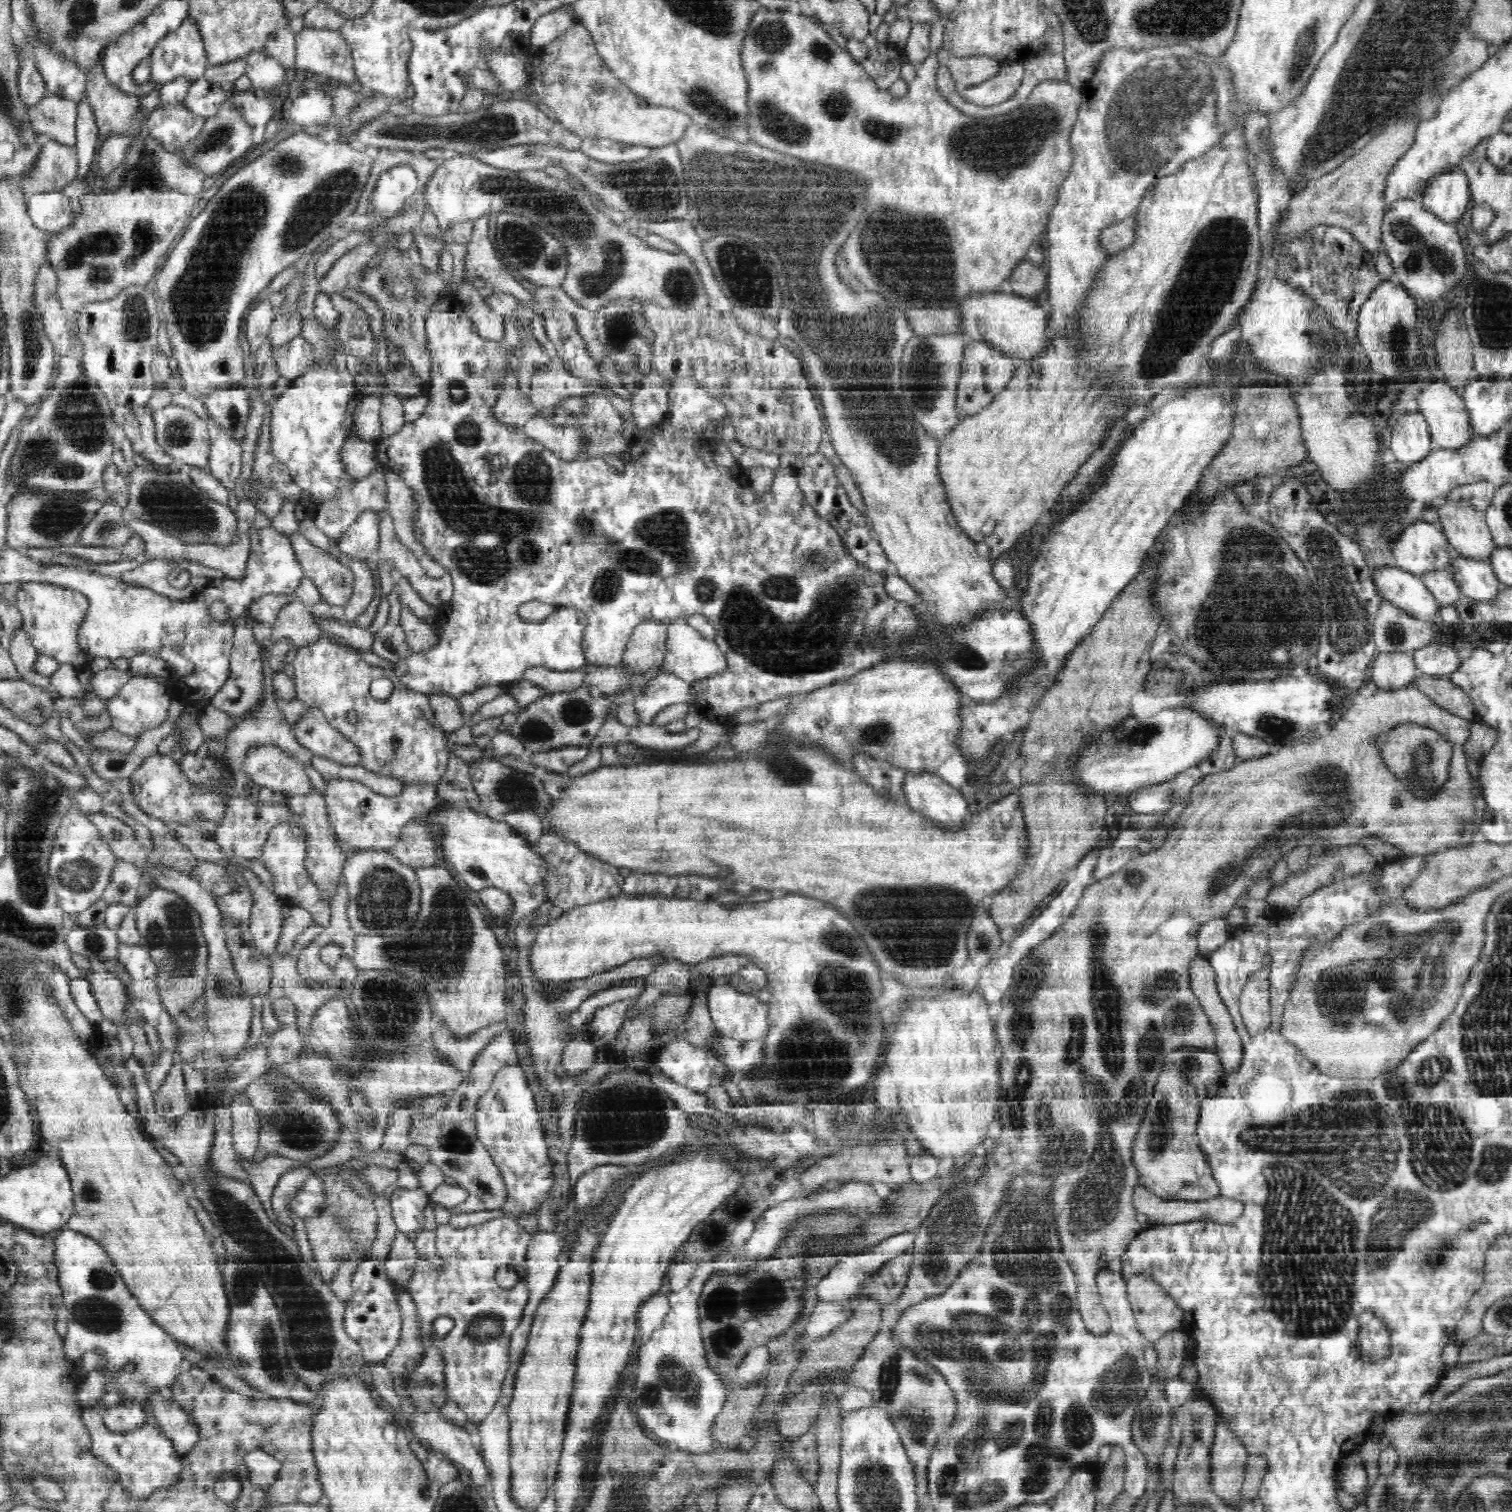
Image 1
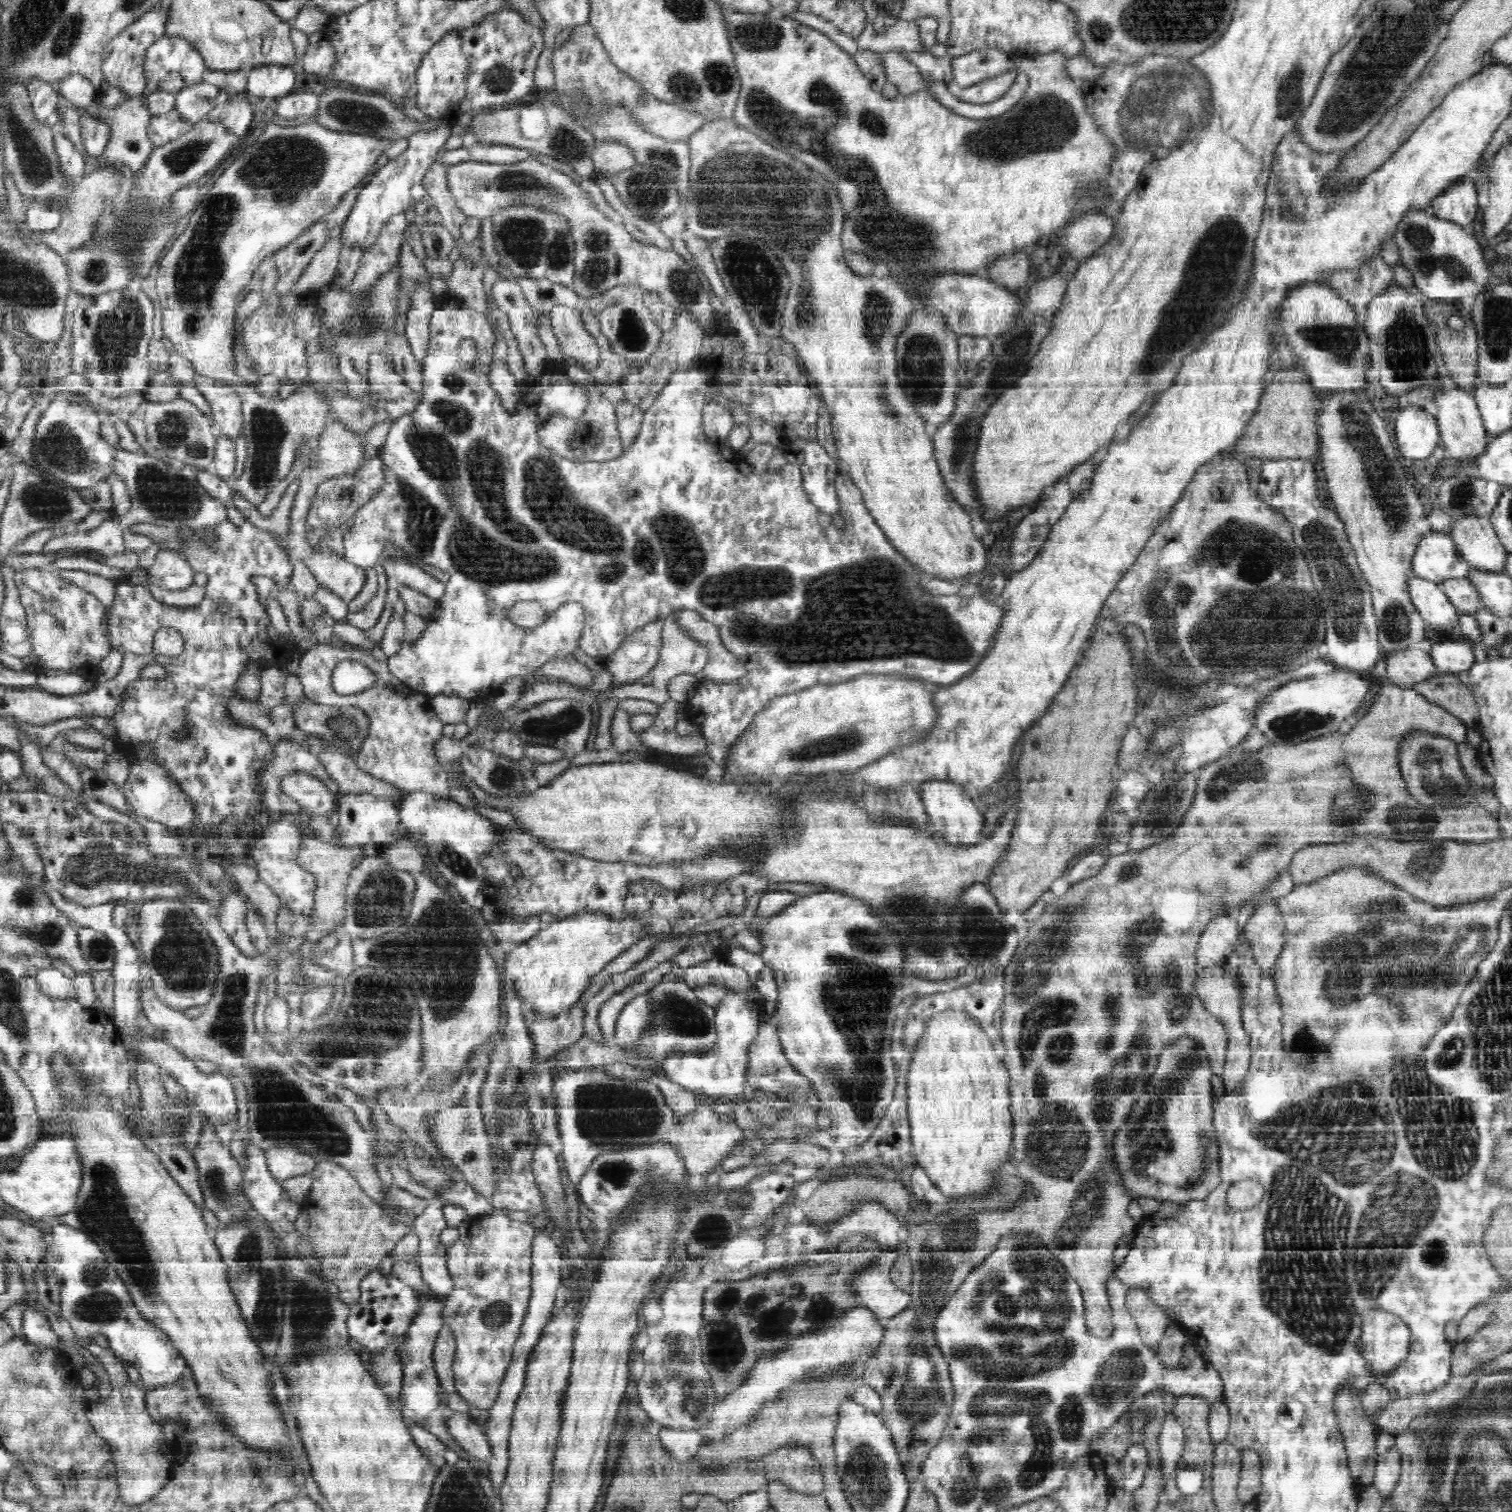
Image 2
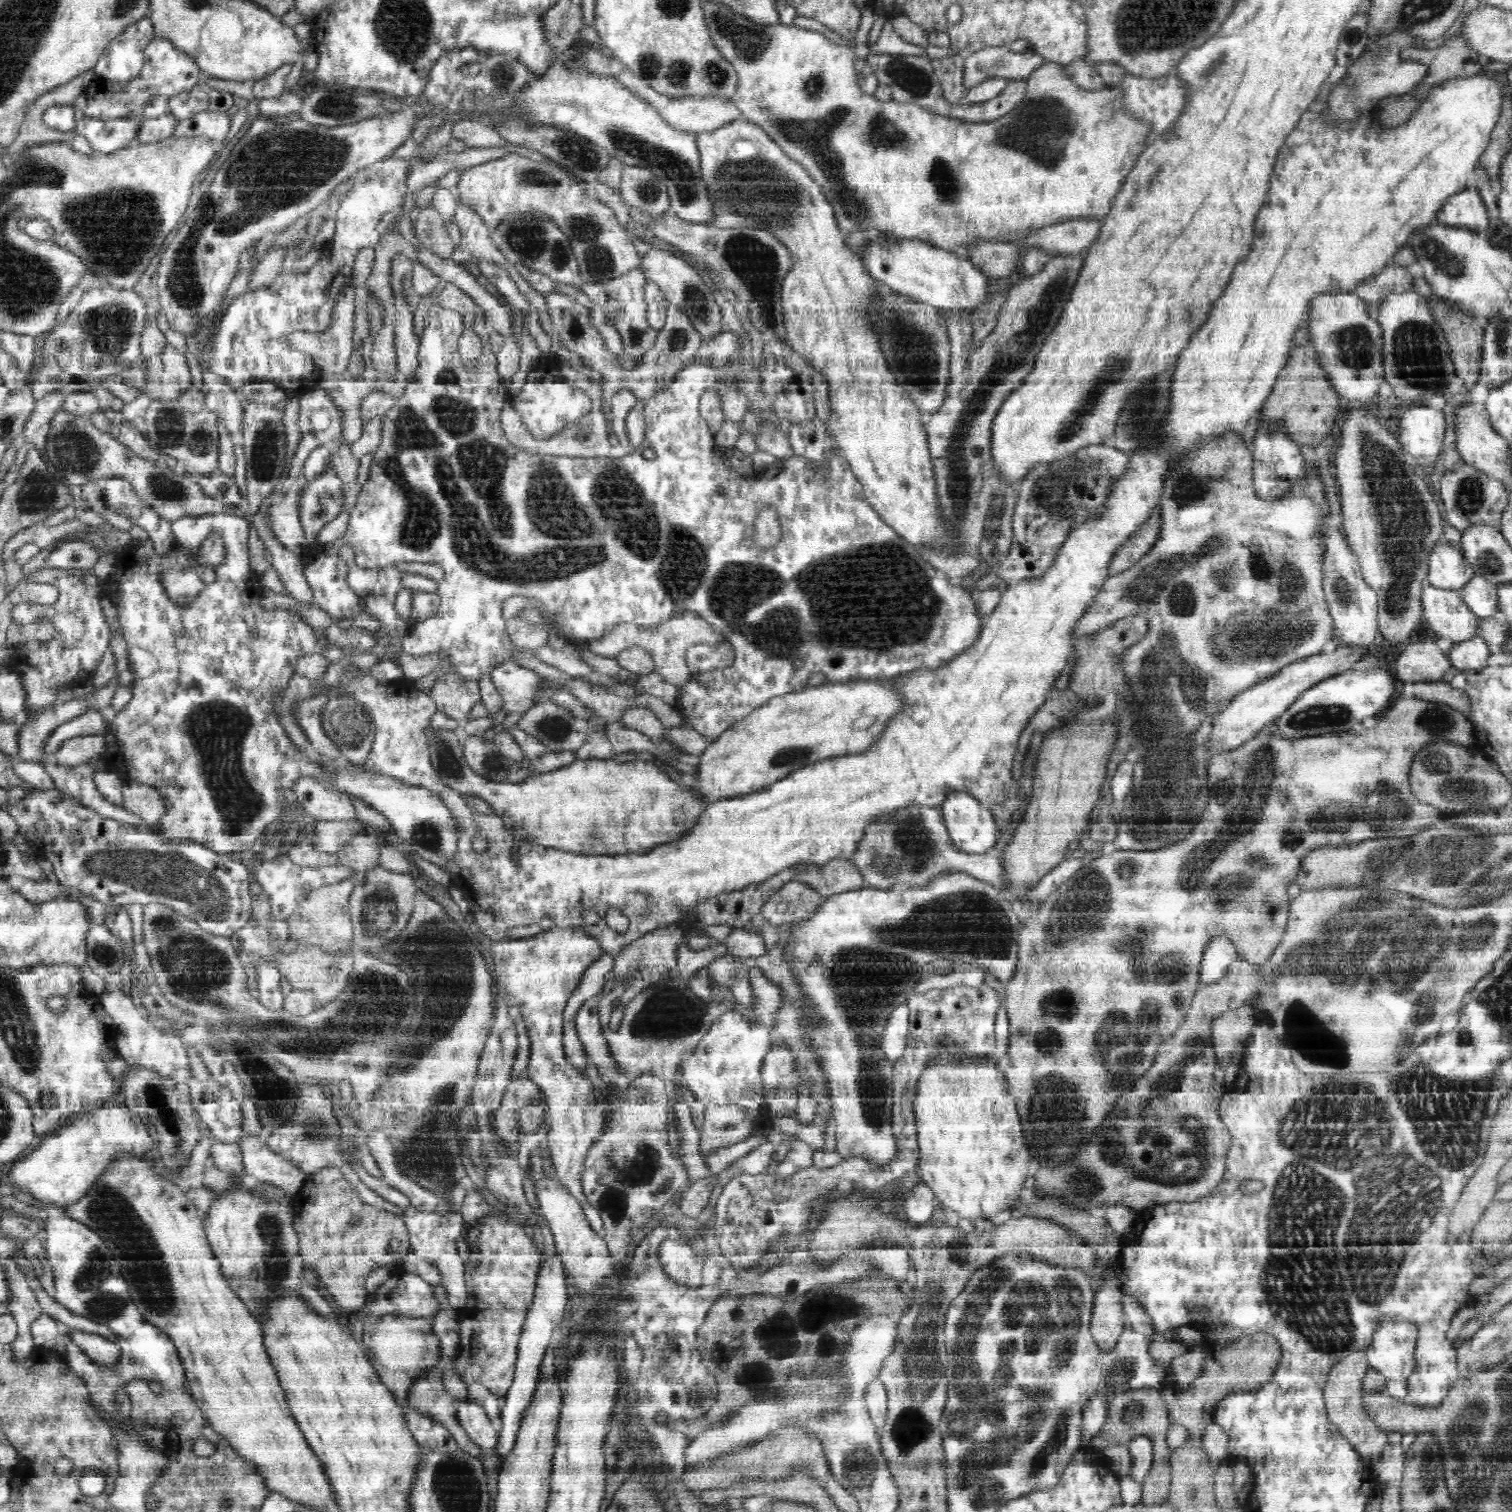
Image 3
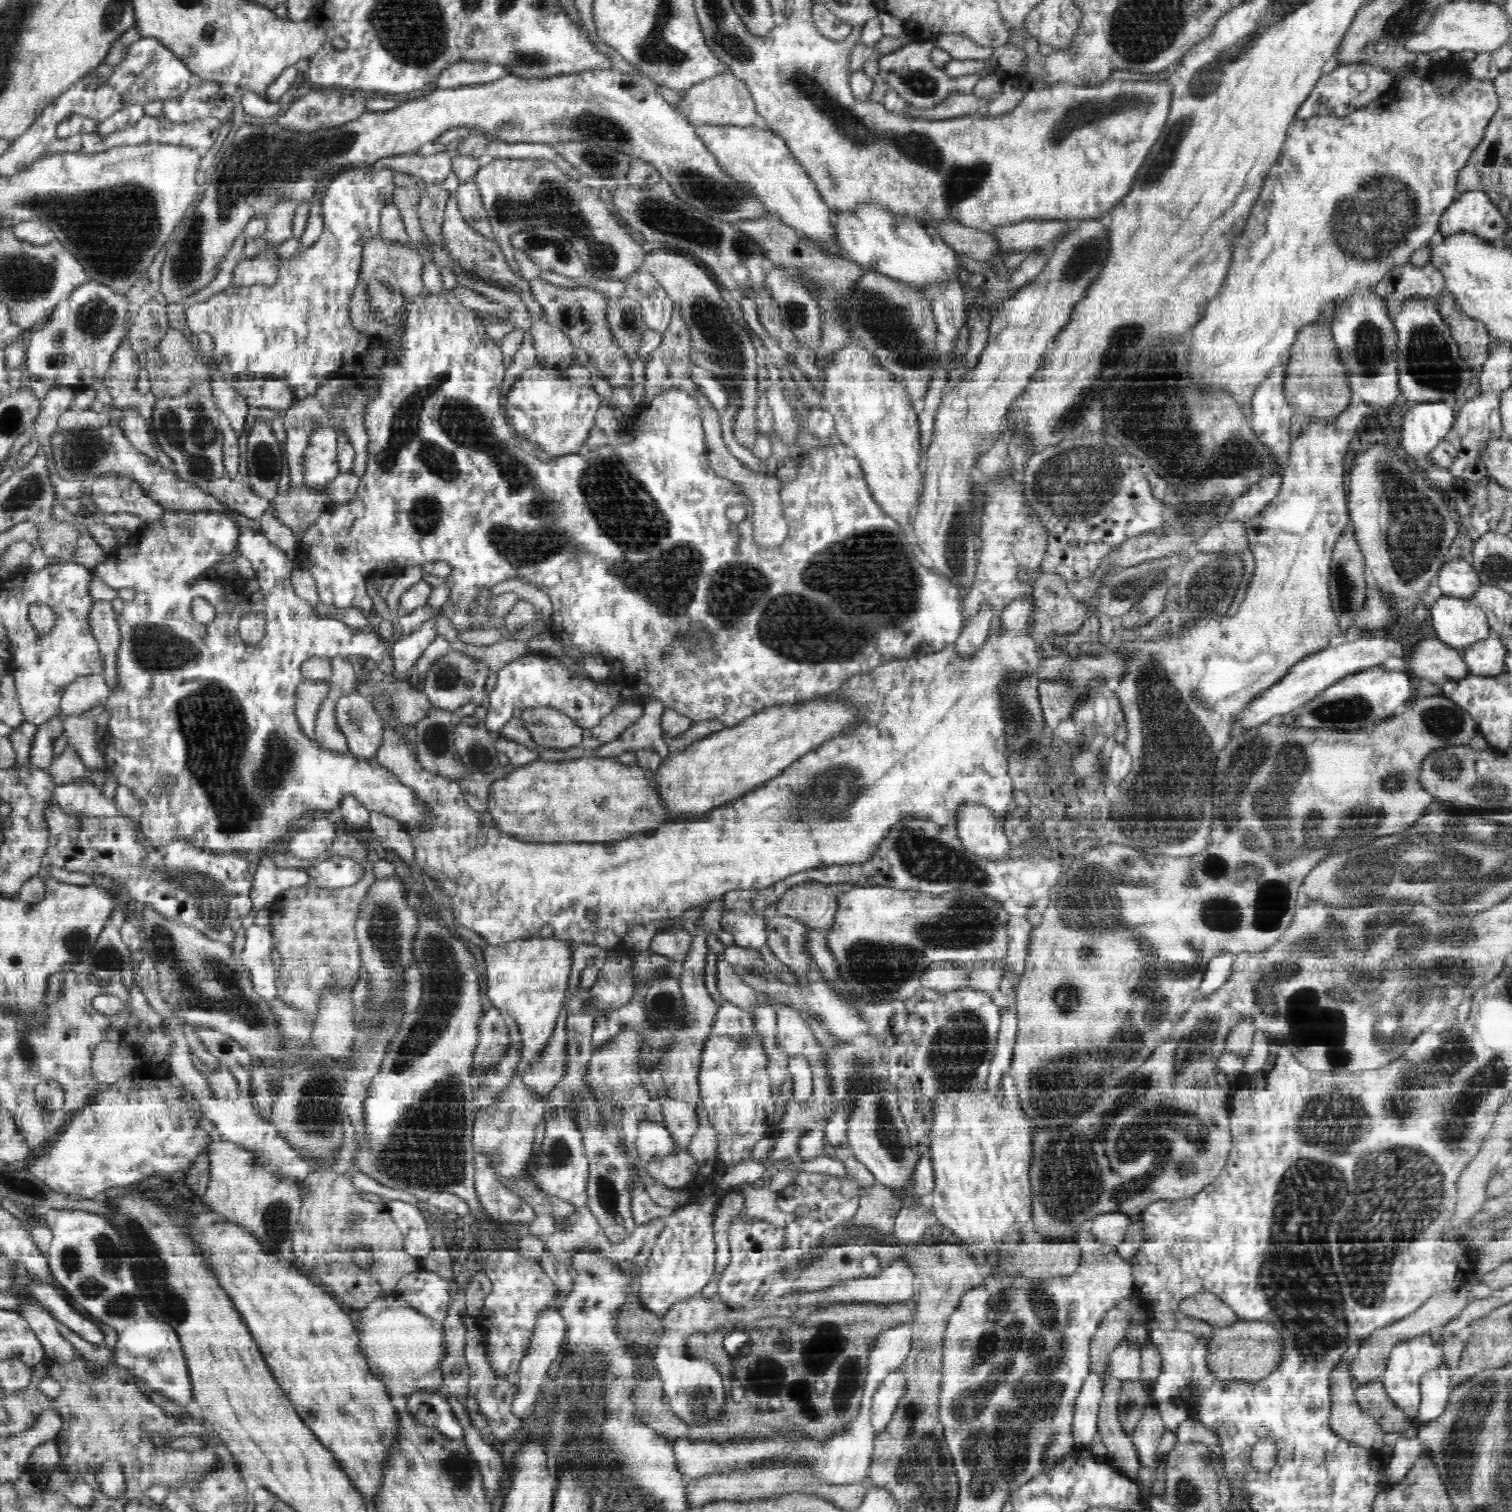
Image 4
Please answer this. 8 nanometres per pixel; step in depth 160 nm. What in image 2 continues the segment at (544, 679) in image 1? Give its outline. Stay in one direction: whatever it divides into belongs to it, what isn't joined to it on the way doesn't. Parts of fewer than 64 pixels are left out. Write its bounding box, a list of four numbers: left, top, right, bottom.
[536,653,594,688]

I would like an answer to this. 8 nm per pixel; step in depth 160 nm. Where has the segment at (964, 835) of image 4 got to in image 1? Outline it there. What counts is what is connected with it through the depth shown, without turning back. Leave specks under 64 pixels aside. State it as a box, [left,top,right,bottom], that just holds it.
[902,771,970,832]

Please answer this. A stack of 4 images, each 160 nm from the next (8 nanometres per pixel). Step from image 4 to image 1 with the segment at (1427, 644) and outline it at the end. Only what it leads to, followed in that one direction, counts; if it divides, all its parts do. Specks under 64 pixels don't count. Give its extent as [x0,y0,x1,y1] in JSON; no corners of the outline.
[1369,652,1417,690]

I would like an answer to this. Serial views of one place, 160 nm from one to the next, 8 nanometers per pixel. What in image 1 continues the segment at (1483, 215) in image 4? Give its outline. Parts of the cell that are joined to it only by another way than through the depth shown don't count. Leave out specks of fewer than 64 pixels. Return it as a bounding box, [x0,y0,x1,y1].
[1420,167,1469,223]

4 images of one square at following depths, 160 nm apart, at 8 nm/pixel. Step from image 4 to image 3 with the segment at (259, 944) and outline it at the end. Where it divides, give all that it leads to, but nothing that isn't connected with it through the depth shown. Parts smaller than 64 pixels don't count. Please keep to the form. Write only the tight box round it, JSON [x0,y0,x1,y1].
[255,956,284,1010]

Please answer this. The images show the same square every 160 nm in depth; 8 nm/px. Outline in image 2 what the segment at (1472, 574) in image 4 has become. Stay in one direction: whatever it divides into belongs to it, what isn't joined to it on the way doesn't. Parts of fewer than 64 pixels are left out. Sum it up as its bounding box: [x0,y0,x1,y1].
[1412,532,1472,583]

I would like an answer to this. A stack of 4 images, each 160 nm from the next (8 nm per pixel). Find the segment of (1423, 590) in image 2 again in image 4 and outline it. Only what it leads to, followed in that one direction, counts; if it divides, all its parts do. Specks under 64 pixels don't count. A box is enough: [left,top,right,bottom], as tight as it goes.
[1429,595,1491,650]

